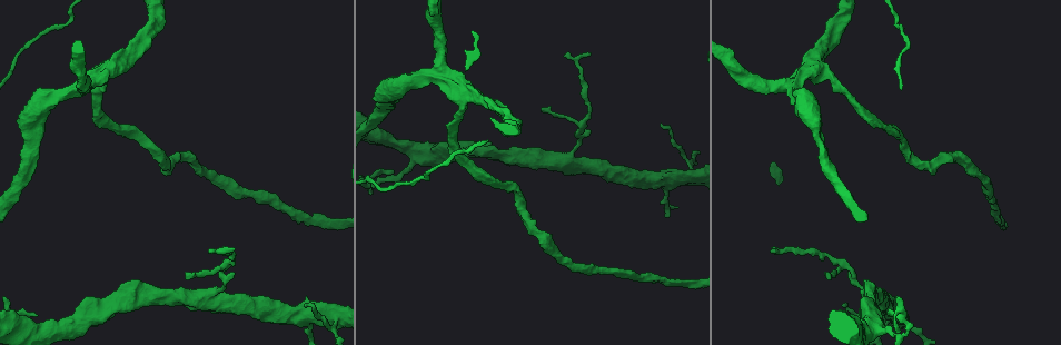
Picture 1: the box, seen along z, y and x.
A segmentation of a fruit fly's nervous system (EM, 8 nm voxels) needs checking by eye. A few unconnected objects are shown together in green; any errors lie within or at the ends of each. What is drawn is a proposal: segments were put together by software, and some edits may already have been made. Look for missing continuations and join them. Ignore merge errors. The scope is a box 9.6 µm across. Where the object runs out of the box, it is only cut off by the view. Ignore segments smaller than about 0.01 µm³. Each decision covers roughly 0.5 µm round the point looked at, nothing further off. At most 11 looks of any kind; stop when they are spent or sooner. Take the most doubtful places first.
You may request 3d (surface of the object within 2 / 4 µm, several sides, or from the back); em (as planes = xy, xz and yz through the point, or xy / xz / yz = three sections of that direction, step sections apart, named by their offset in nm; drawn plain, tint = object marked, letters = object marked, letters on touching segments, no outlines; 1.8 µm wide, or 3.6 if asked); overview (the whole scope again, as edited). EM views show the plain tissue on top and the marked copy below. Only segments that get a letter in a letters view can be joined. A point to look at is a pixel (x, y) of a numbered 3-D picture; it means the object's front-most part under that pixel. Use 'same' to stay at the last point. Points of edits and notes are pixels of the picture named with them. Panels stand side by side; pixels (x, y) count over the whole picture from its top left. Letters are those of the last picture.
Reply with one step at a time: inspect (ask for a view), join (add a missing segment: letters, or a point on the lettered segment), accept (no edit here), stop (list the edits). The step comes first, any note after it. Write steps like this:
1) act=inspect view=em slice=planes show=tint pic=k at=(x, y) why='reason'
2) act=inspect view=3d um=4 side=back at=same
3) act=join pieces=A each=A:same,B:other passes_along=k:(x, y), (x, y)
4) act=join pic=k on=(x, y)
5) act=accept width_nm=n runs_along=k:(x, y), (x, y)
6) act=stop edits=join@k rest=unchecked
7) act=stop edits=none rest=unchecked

act=inspect view=em slice=planes show=tint pic=1 at=(102, 71) why='sudden change in width'

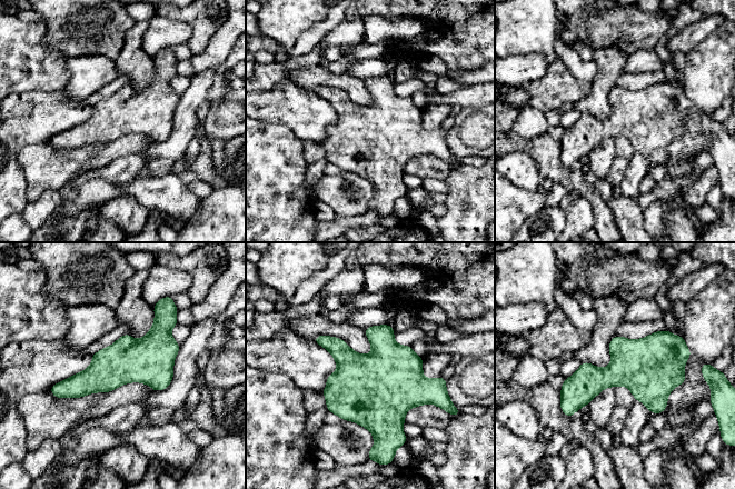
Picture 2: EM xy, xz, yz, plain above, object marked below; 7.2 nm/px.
act=inspect view=em slice=planes show=letters at=same

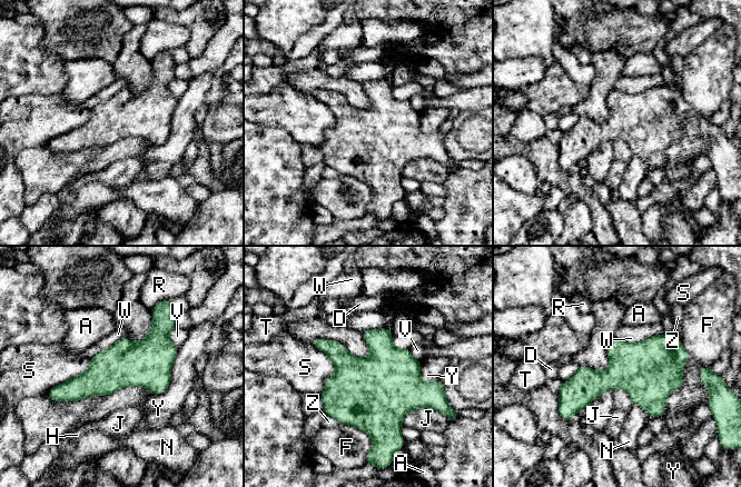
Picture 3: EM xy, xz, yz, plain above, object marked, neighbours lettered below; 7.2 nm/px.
act=accept each=A:other,D:other,F:other,H:other,J:other,N:other,R:other,S:other,T:other,V:other,W:other,Y:other,Z:other runs_along=3:(169, 327), (131, 364), (57, 394) found='none of them fits'

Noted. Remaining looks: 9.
act=inspect view=3d um=2 pic=1 at=(691, 173) why='looks like a crossing'

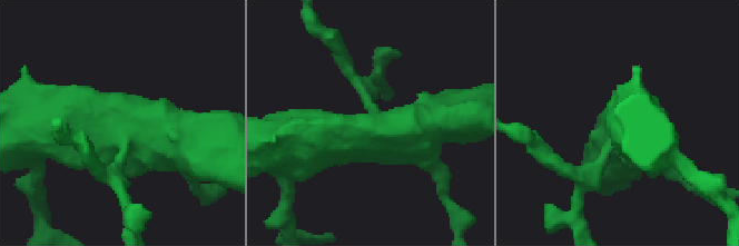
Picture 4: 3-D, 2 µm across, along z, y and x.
act=inspect view=em slice=planes show=tint pic=4 at=(122, 139) why='need the tissue'

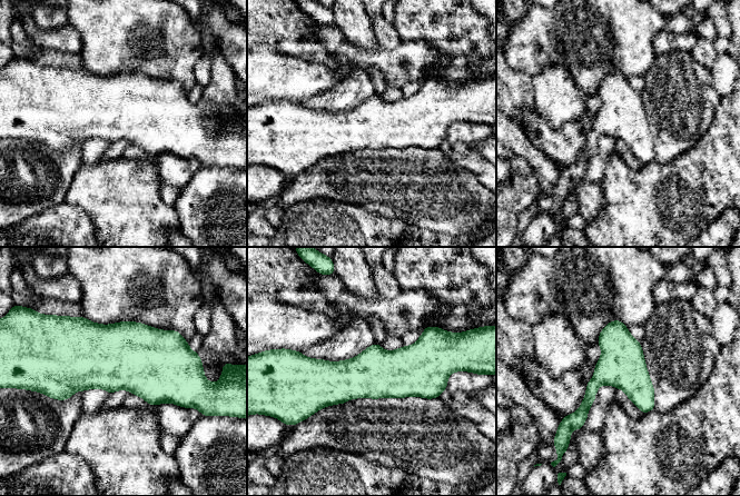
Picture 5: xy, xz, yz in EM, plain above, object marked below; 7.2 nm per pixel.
act=inspect view=em slice=planes show=letters at=same

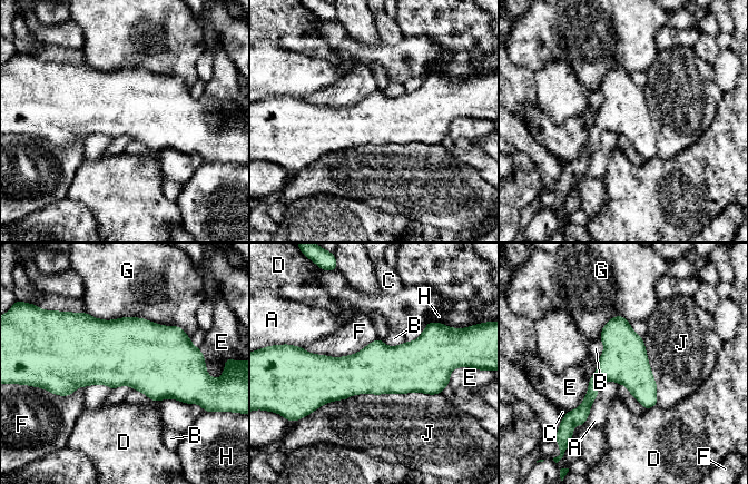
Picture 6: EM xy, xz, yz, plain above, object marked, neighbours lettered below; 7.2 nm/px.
act=accept longest_contact=G:750nm each=A:other,B:other,C:other,D:other,E:other,F:other,G:other,H:other,J:other border=6:(377, 337), (336, 357), (303, 348) found='no lettered segment goes on from it'

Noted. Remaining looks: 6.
act=inspect view=em um=3.6 slice=xy step=4 show=tint pic=1 at=(233, 249)

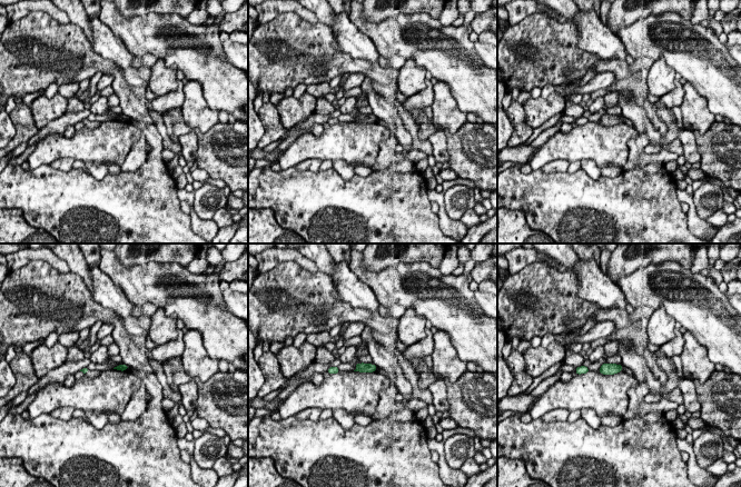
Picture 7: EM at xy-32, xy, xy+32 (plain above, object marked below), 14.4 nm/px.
act=inspect view=em um=3.6 slice=planes show=letters at=same

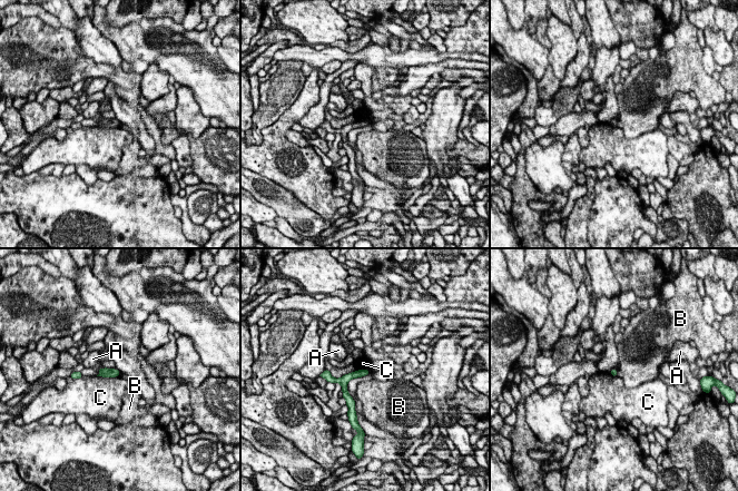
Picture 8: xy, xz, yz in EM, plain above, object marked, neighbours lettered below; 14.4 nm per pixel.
act=accept each=A:other,B:other,C:other runs_along=8:(366, 372), (344, 382), (350, 401) found='no lettered segment goes on from it'

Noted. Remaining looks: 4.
act=inspect view=em slice=planes show=letters pic=1 at=(38, 315) why='thin end'

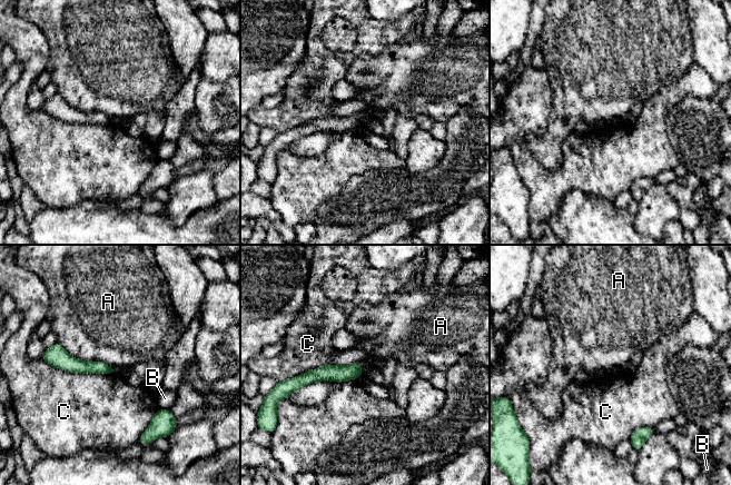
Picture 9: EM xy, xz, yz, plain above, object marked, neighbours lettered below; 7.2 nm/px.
act=accept each=A:other,B:other,C:other border=9:(57, 342), (115, 370) found='none of them fits'

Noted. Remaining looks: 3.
act=stop edits=none rest=unchecked

